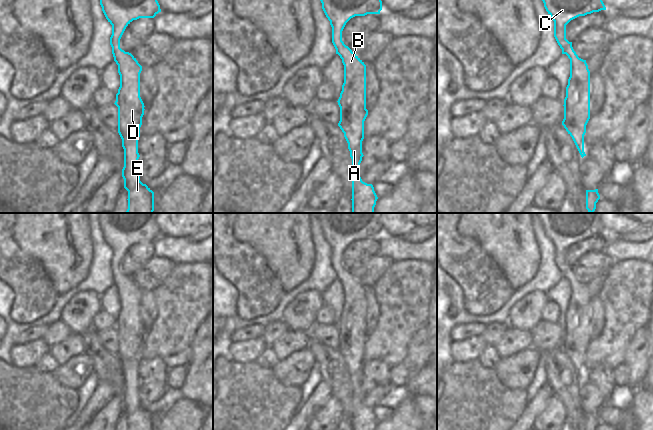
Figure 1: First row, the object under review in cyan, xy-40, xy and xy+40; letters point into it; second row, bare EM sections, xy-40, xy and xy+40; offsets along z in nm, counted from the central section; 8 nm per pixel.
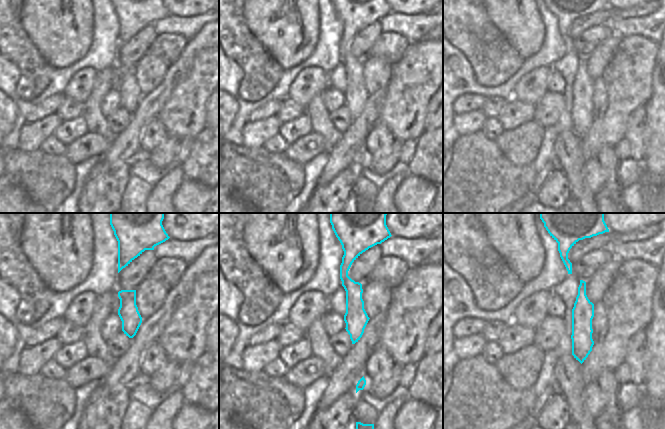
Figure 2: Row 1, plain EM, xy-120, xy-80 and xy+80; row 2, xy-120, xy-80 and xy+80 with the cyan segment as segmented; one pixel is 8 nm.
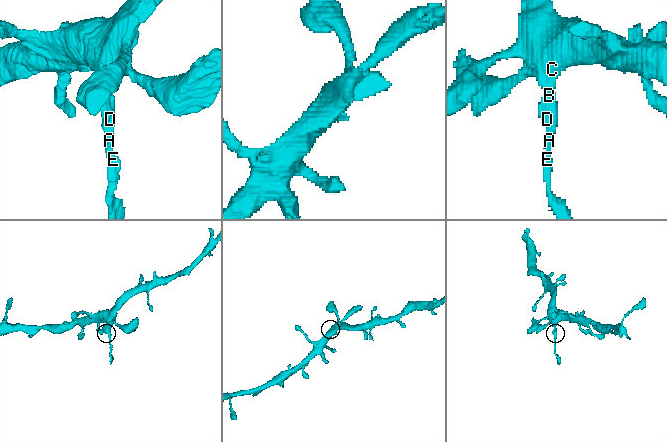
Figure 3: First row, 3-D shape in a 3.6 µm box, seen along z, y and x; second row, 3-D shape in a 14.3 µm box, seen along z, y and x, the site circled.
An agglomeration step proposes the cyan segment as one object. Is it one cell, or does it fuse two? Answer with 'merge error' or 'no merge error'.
merge error

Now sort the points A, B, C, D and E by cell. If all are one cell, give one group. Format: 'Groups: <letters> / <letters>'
Groups: A B D E / C

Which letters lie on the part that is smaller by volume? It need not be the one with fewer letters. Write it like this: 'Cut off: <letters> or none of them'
Cut off: A, B, D, E

